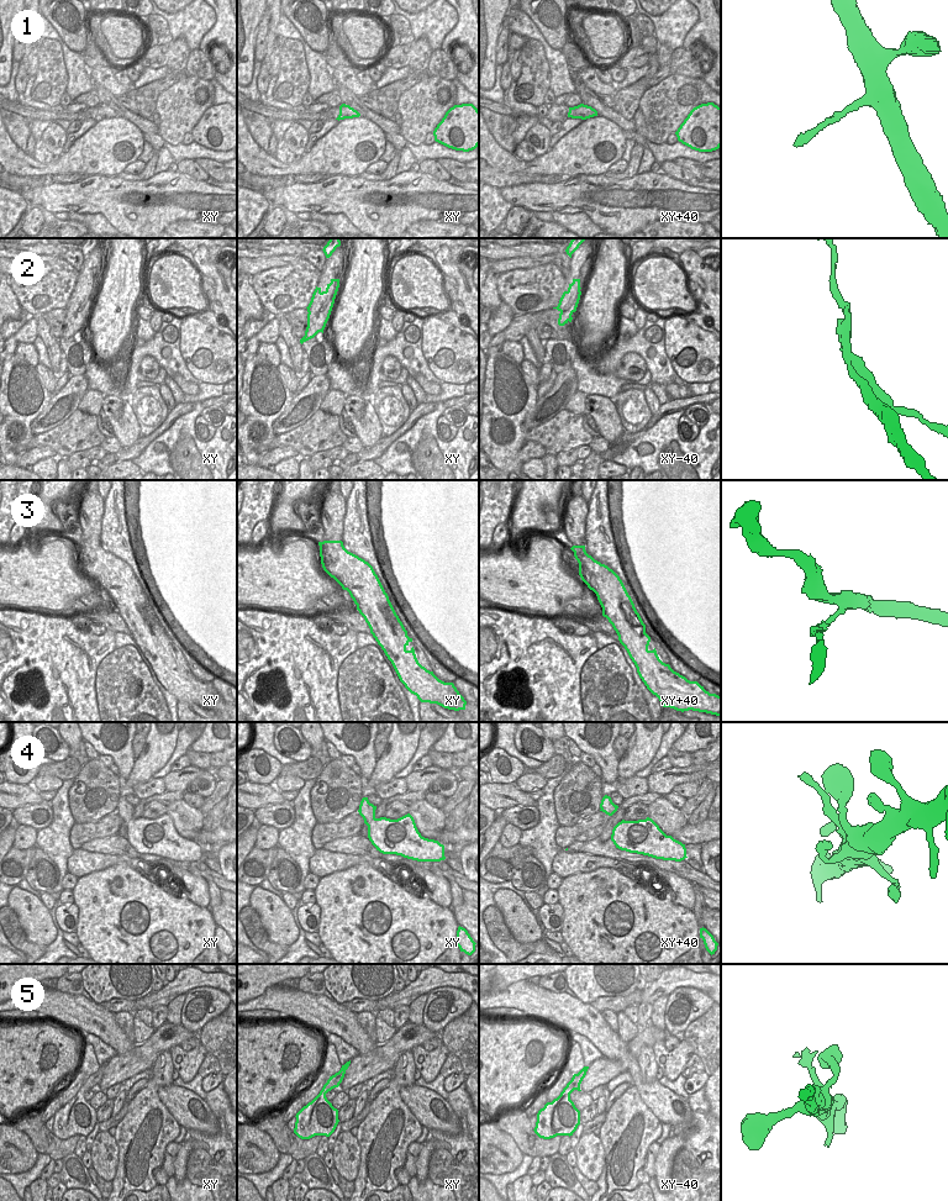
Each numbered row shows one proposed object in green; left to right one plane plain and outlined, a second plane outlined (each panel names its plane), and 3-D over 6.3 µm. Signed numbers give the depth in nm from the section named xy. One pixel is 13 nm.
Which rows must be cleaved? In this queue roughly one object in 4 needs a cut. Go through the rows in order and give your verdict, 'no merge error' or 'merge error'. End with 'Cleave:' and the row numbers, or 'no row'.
1: merge error
2: merge error
3: merge error
4: no merge error
5: no merge error
Cleave: 1, 2, 3

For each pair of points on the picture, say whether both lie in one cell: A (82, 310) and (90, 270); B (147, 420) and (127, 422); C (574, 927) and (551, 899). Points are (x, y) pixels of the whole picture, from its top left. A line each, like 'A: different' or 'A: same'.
A: same
B: different
C: different

